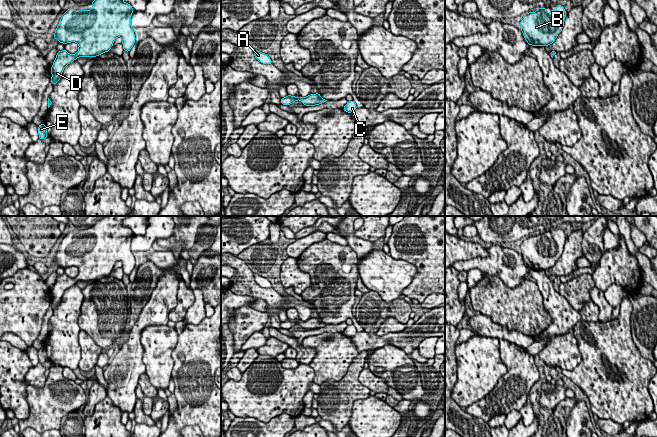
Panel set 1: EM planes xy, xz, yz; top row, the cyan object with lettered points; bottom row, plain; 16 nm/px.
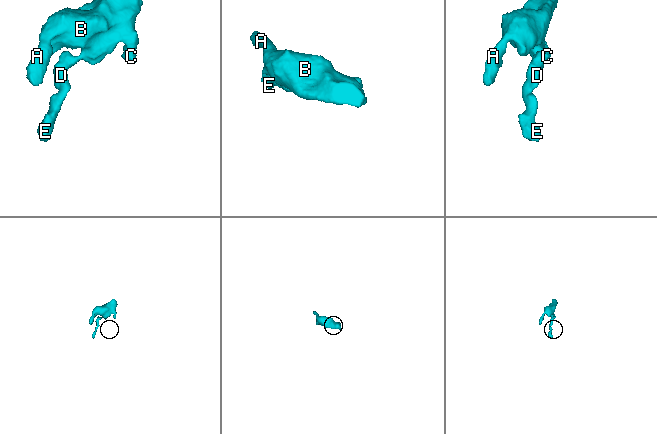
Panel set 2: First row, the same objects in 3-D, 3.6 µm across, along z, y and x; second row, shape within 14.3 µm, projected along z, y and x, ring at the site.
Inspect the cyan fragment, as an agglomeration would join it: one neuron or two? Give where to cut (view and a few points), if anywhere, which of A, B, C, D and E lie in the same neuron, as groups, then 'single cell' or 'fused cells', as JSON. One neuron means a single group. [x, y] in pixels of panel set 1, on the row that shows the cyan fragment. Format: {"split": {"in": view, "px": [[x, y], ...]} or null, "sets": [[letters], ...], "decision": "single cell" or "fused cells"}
{"split": null, "sets": [["A", "B", "C", "D", "E"]], "decision": "single cell"}

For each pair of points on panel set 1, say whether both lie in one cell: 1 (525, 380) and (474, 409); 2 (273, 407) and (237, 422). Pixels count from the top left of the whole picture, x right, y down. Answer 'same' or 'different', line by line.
1: same
2: different

